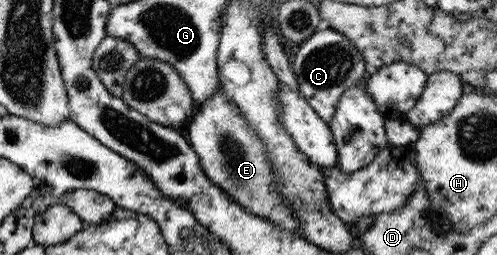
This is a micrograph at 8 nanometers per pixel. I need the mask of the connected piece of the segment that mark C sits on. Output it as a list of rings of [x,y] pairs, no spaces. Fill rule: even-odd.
[[[331,28],[314,31],[298,44],[297,48],[291,69],[298,85],[299,95],[310,105],[318,118],[328,123],[342,92],[357,85],[358,80],[364,76],[365,62],[354,45]]]

